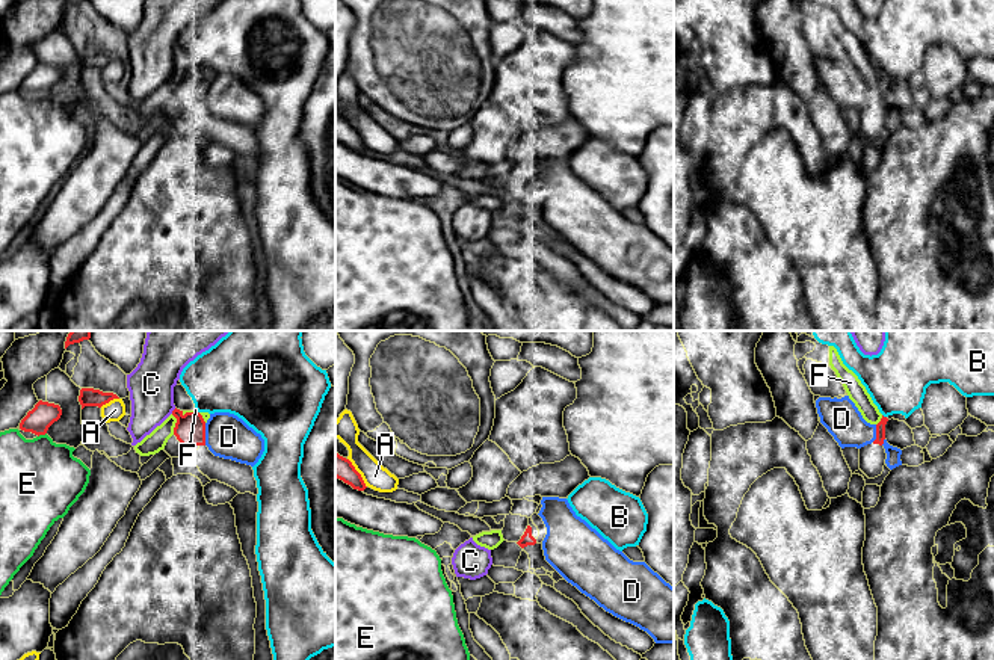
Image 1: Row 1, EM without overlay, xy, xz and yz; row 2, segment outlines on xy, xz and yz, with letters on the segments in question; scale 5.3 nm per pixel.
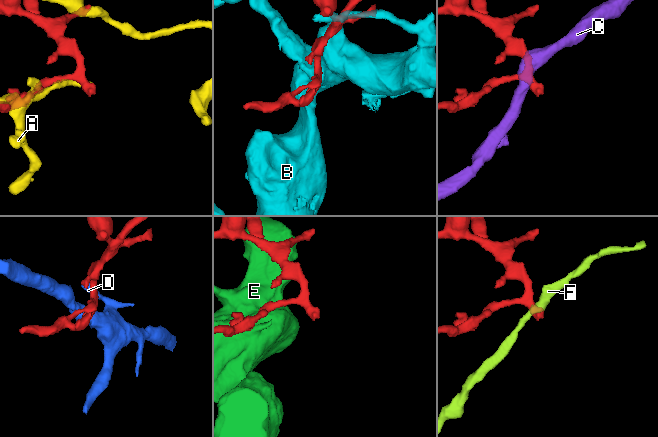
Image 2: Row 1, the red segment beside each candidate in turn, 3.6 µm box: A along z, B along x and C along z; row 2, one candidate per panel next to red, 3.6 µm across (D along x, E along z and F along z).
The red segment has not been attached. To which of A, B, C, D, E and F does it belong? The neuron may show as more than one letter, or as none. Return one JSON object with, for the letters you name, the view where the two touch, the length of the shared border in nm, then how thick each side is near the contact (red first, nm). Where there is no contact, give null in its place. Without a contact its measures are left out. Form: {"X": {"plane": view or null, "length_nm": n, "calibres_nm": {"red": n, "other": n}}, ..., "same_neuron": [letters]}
{"same_neuron": []}

